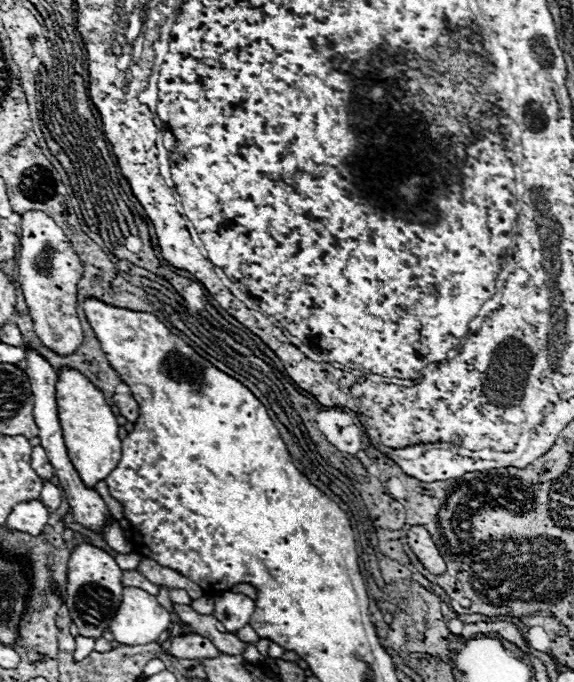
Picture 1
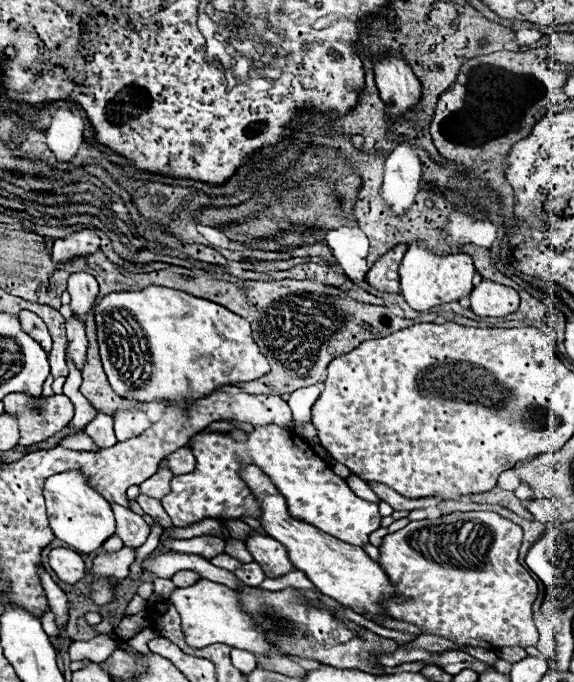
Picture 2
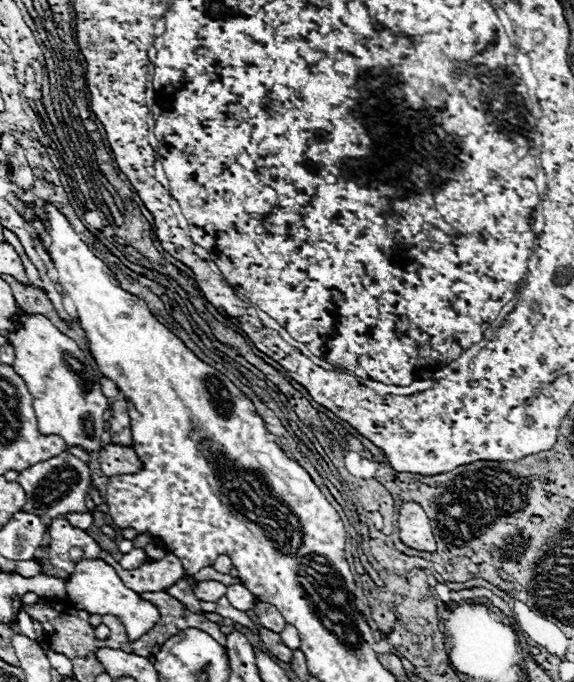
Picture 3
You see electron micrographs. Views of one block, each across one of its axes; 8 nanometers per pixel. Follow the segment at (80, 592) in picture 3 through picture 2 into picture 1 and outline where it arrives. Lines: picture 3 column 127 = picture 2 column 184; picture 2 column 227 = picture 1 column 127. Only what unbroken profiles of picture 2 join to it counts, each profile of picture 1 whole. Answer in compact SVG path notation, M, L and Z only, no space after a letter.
M124 586L122 602L110 622L110 632L120 644L148 644L158 640L168 624L170 612L164 610L152 594Z

